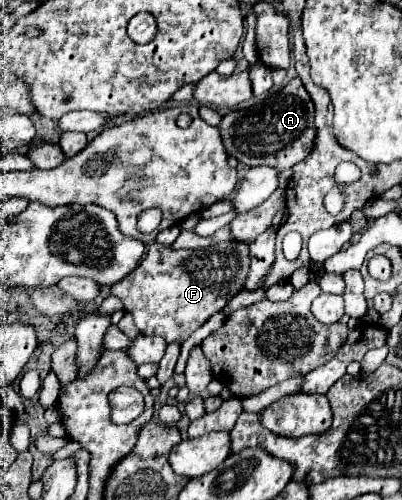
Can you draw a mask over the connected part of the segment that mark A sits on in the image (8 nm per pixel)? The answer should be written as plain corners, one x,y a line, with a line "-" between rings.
300,78
288,82
282,90
248,110
234,110
218,124
228,156
234,156
246,166
270,166
284,172
310,154
314,142
314,104
302,86

